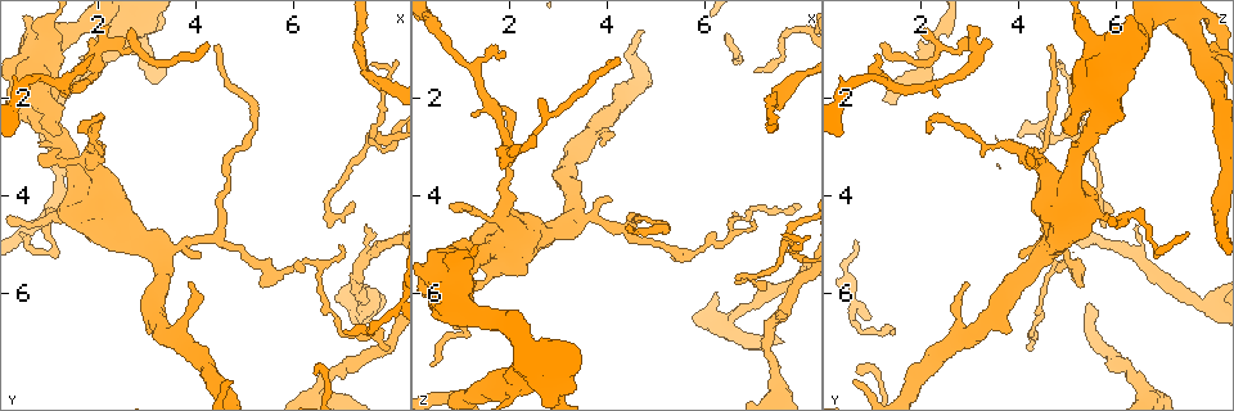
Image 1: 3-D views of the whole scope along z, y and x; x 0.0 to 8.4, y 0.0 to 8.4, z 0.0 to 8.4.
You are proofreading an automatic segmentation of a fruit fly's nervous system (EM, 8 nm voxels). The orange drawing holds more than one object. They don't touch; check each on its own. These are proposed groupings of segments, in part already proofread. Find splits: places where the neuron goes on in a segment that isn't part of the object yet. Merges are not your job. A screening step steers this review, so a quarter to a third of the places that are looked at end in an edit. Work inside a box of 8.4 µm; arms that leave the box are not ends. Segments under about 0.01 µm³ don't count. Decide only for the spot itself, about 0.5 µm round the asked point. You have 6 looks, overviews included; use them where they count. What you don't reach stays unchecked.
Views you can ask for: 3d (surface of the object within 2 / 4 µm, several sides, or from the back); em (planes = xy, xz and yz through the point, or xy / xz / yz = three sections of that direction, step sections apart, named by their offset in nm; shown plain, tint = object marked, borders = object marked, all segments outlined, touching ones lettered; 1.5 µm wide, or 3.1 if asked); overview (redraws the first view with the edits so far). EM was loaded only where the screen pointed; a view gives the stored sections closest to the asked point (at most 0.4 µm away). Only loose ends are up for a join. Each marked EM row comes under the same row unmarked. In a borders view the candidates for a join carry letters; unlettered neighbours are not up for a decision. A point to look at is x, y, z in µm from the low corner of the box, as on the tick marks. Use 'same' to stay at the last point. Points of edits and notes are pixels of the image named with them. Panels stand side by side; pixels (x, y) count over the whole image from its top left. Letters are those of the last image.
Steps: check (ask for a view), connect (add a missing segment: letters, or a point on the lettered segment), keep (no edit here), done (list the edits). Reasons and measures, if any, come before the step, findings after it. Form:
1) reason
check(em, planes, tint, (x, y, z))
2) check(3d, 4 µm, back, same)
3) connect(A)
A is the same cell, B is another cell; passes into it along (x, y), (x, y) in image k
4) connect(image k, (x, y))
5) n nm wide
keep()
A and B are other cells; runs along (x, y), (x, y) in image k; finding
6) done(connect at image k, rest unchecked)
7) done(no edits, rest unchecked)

tapers out
check(em, planes, borders, (4.45, 0.95, 4.65))

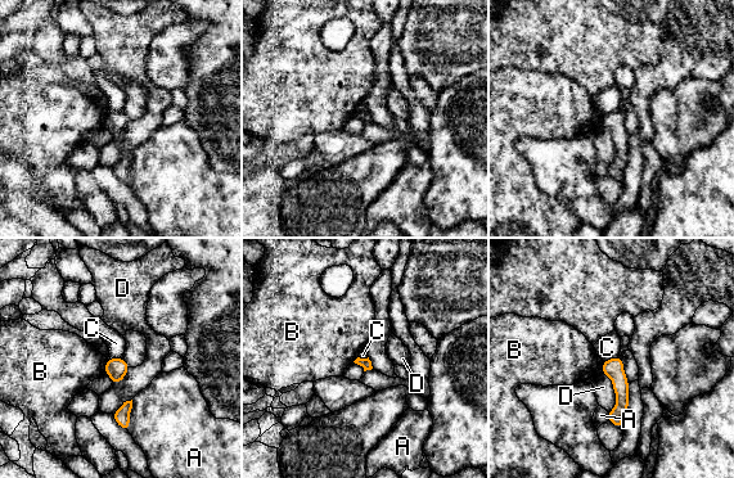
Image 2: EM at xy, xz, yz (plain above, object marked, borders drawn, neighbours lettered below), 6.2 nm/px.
70 nm wide
keep()
A, B, C and D are other cells; runs along (617, 360), (621, 386), (620, 423) in image 2; none of them fits

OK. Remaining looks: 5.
free end
check(3d, 4 µm, (7.45, 4.65, 6.35))

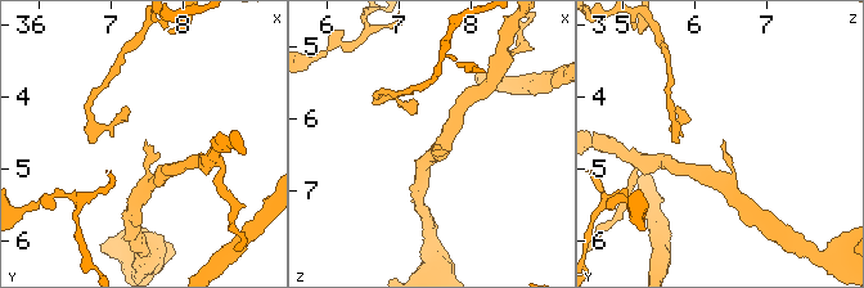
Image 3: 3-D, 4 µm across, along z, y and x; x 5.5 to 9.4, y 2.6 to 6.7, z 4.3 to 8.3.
now the EM
check(em, yz, step 4, tint, (7.45, 4.60, 6.40))

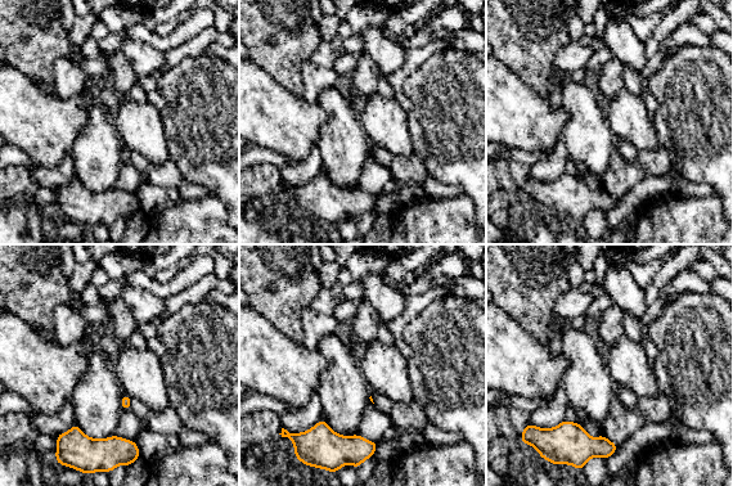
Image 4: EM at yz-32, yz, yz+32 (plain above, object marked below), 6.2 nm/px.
check(em, planes, borders, same)

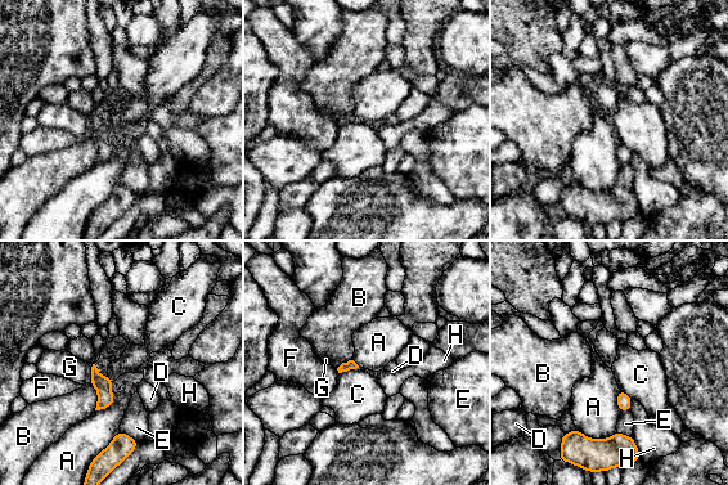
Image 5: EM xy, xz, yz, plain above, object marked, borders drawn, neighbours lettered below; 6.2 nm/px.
keep()
A, B, C, D, E, F, G and H are other cells; border along (93, 364), (88, 382) in image 5; no lettered segment goes on from it

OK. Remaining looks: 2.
an open end
check(em, yz, step 4, tint, (7.95, 7.10, 4.25))

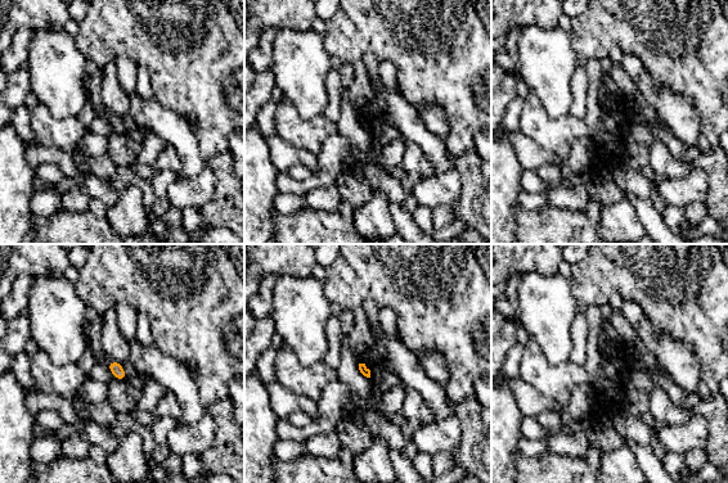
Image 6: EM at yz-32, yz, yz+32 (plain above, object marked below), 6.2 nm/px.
cut it another way
check(em, planes, borders, same)

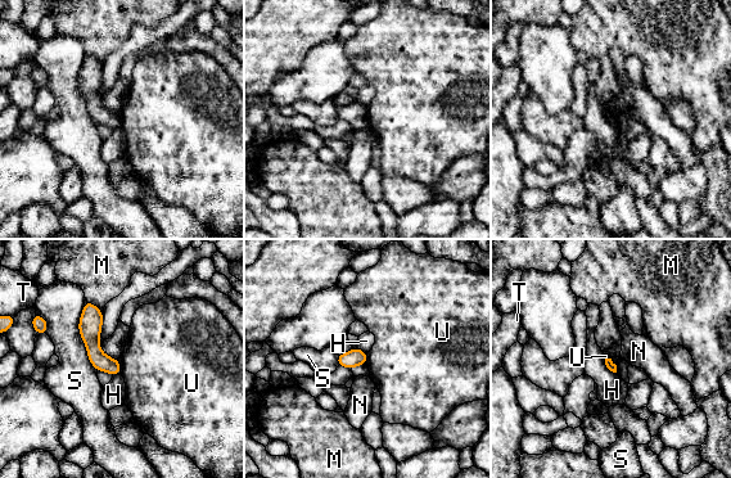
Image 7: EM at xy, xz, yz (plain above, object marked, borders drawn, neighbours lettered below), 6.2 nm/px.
keep()
H, M, N, S, T and U are other cells; border along (117, 360), (121, 371) in image 7; no lettered segment goes on from it

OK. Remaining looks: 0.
done(no edits, rest unchecked)

